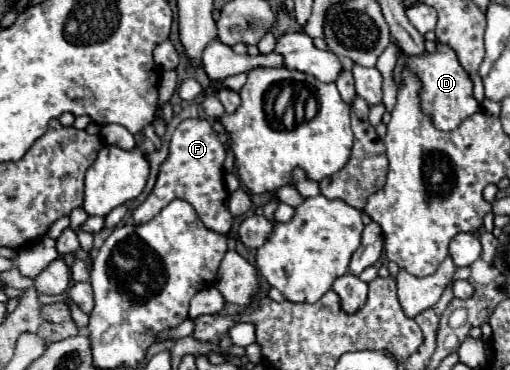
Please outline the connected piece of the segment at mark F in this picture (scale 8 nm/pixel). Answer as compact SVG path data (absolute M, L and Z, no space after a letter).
M188 118L180 122L170 140L170 156L160 166L160 174L158 174L152 194L132 214L134 224L150 222L166 204L180 198L192 204L200 220L210 230L228 234L232 228L232 214L228 210L228 192L224 186L224 160L226 160L224 144L218 140L208 120Z

